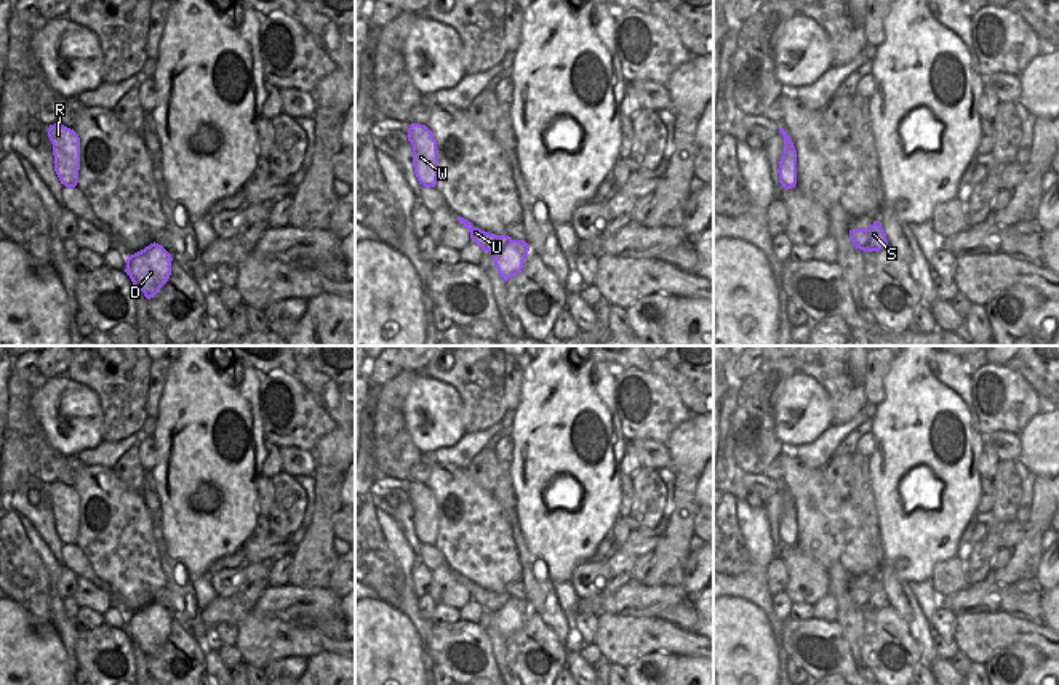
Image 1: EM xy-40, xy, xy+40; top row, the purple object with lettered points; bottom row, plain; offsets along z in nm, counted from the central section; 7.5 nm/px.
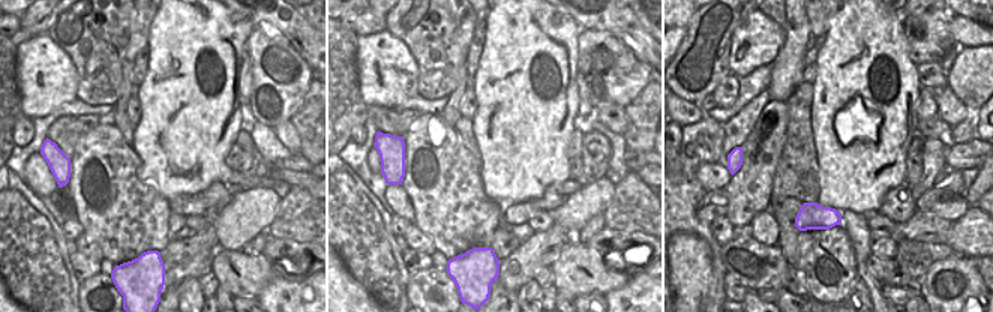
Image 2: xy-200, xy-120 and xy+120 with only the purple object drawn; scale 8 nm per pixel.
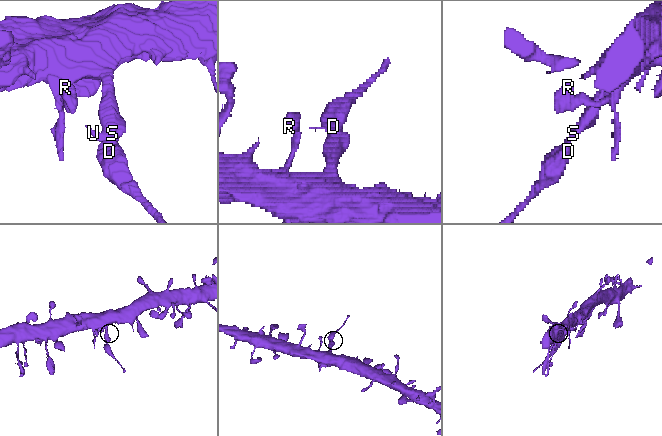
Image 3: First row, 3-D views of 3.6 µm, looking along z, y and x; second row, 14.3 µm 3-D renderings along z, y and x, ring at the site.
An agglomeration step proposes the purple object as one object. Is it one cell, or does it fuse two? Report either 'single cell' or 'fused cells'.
fused cells

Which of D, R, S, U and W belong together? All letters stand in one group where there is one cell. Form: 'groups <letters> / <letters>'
groups D / R S U W

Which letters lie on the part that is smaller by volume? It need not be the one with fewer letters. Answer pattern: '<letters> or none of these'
D

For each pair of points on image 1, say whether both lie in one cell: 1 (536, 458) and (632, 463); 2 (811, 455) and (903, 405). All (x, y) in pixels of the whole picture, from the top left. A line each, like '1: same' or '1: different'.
1: different
2: different

